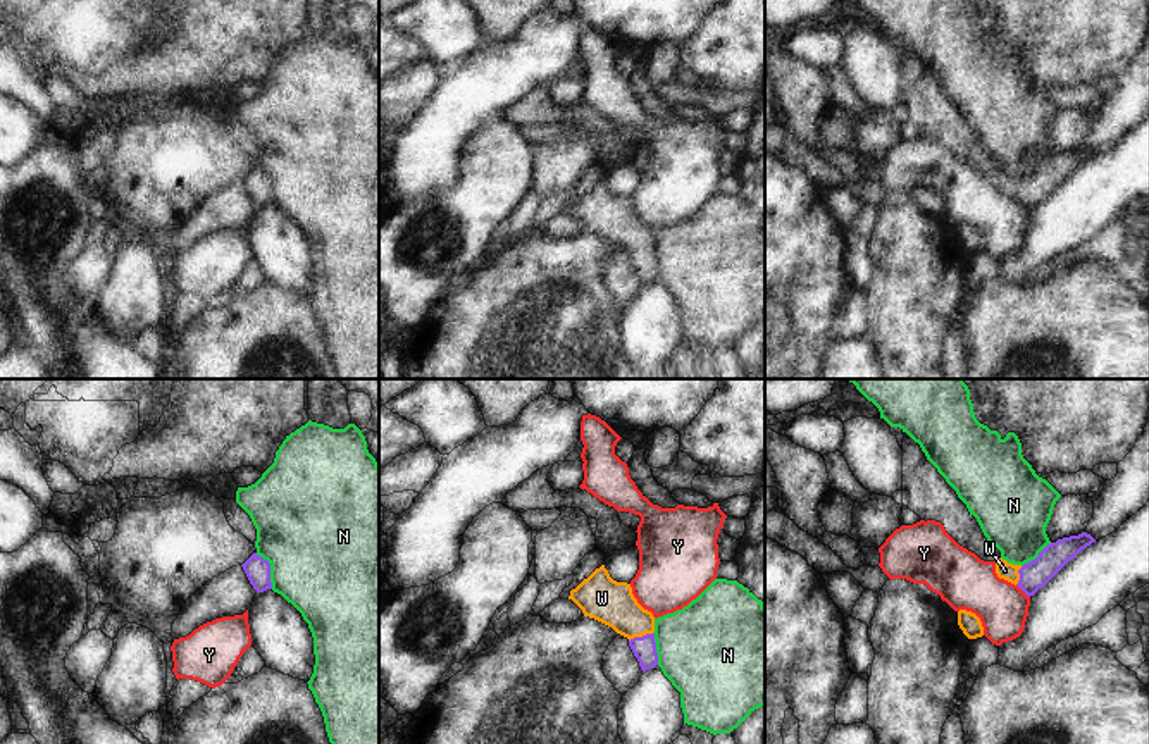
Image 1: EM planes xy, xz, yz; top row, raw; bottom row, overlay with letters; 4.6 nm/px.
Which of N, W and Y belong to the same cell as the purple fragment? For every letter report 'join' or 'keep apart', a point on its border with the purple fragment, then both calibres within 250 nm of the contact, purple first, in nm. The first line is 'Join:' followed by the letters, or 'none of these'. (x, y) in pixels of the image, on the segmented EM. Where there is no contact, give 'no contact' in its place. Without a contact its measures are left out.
Join: W
N: keep apart; meets purple in xy at (269, 569); 120 nm thick on the purple side, 480 nm on the other
W: join; meets purple in xz at (639, 638); 110 nm thick on the purple side, 200 nm on the other
Y: keep apart; meets purple in yz at (1022, 589); 140 nm thick on the purple side, 240 nm on the other

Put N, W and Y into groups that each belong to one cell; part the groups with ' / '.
N / W / Y

